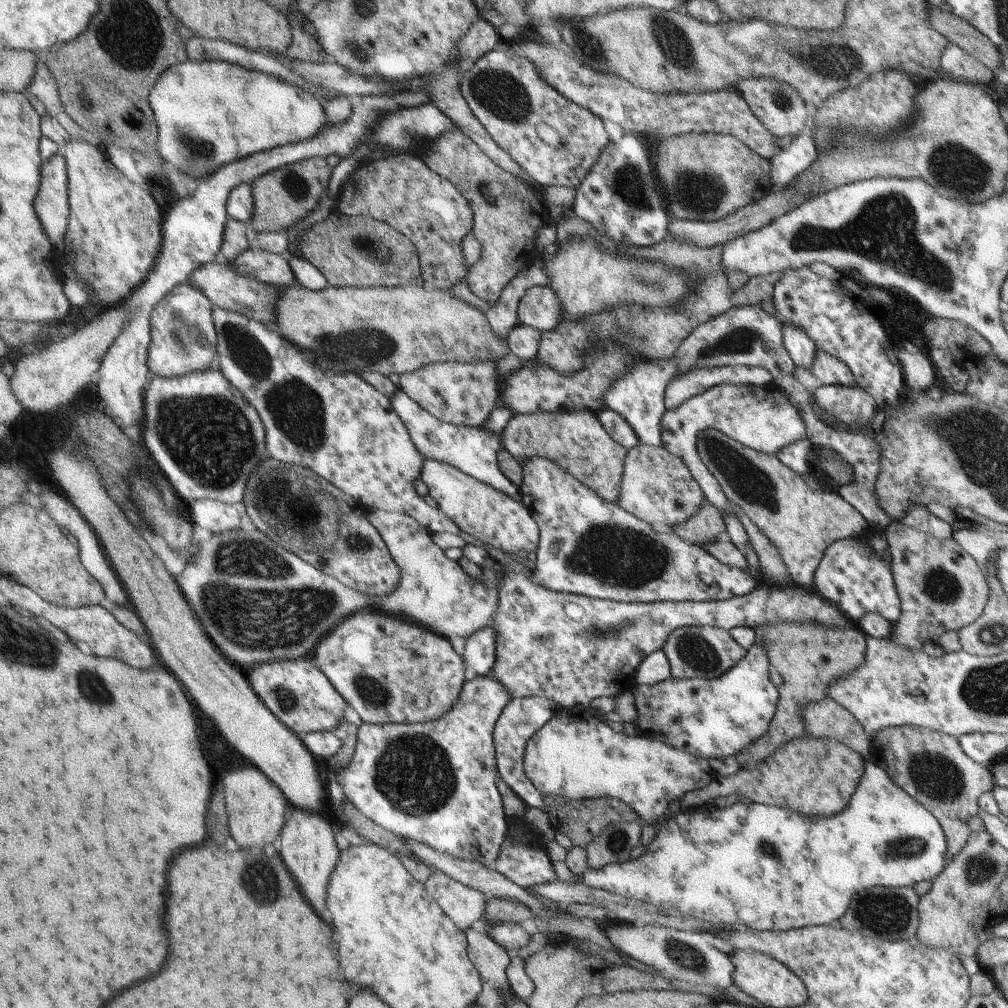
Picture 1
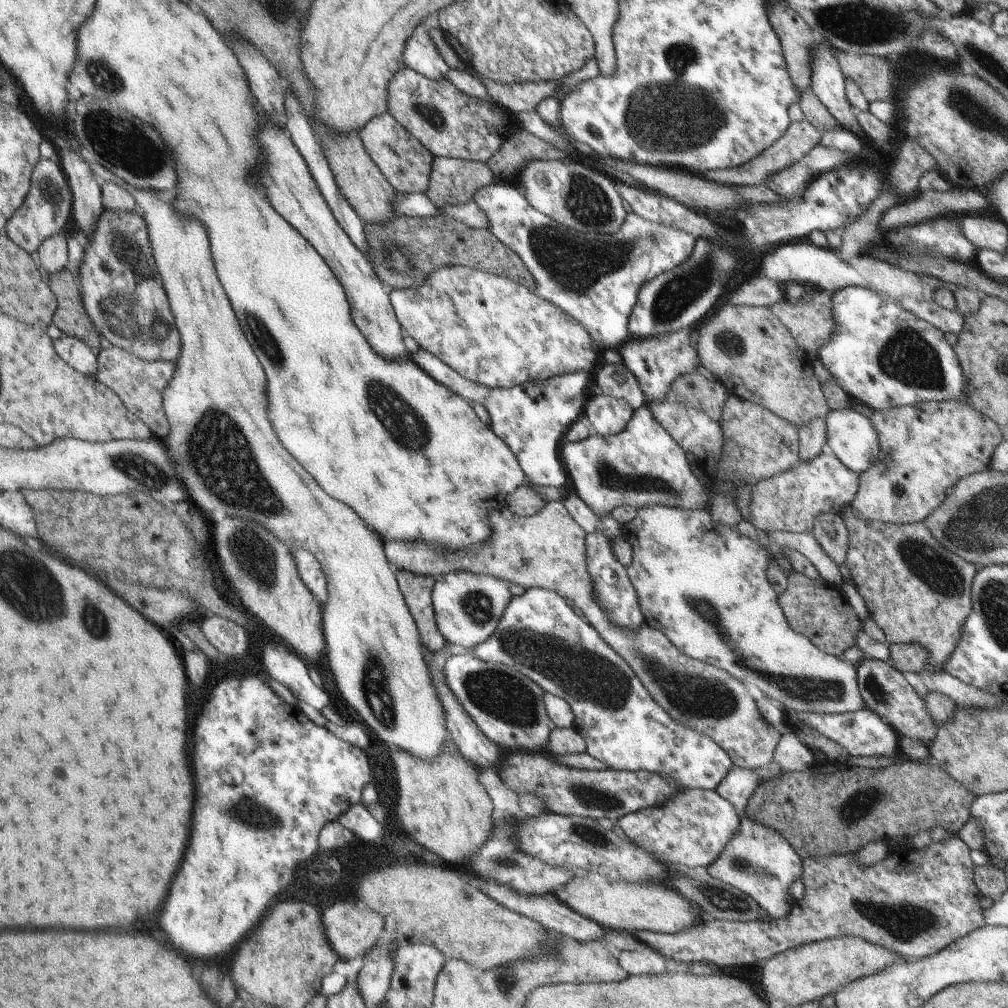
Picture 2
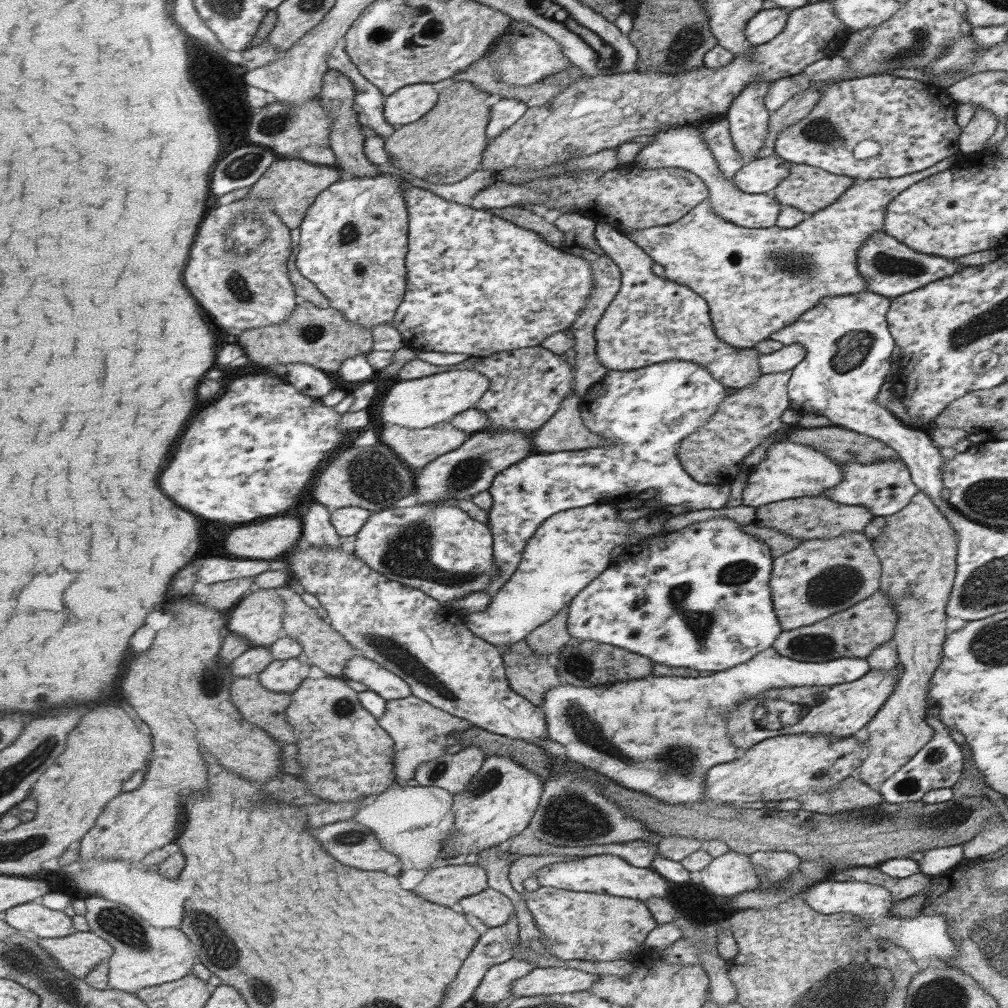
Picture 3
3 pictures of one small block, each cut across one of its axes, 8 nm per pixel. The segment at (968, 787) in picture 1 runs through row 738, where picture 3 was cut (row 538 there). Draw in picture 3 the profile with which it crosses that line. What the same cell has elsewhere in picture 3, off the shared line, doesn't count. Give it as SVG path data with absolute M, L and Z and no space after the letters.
M918 491L917 494L913 496L913 500L910 501L910 504L901 510L899 513L895 513L893 516L886 517L885 529L882 534L879 534L879 537L871 539L871 548L875 556L881 559L881 563L884 566L882 570L881 577L881 589L883 592L886 592L891 598L895 605L895 610L898 611L898 628L895 630L895 637L893 644L895 645L896 651L898 652L898 662L901 662L903 666L903 671L900 674L900 680L896 684L894 693L887 698L886 703L882 706L881 709L875 713L875 716L871 718L869 724L865 726L867 730L867 745L866 749L868 750L867 756L862 760L862 763L859 765L857 770L858 777L864 783L869 786L881 786L887 778L889 778L894 772L897 772L904 764L909 762L909 759L918 751L923 748L923 745L932 737L933 729L924 721L924 716L926 715L926 700L928 698L929 688L930 688L930 678L933 676L933 672L937 665L939 664L941 658L941 644L943 644L946 634L946 604L949 601L951 590L954 587L954 578L957 576L957 538L956 533L951 528L950 519L943 514L942 510L939 510L939 507L935 505L933 499L929 495Z

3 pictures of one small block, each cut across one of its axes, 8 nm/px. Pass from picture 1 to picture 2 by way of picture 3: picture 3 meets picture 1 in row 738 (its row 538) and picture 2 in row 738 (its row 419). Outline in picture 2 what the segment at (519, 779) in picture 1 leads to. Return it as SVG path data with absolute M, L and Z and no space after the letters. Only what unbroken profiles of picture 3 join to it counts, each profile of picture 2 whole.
M529 588L521 595L513 596L494 634L470 652L478 656L479 660L514 668L529 680L534 680L545 694L563 698L574 716L572 726L585 742L585 753L603 762L607 769L662 773L675 780L680 787L713 791L722 784L733 766L729 754L710 737L673 722L665 710L649 696L623 657L606 641L601 640L586 619L577 616L571 610L571 605L565 602L565 597L559 596L559 593L544 588Z

